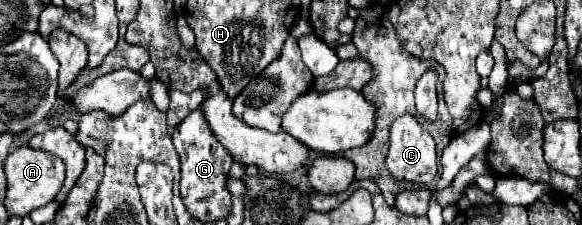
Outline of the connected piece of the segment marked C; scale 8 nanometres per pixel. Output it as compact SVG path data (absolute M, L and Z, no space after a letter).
M403 115L391 127L391 147L385 157L385 167L389 175L397 181L417 181L429 183L437 175L437 155L435 155L435 139L417 123L415 117Z

